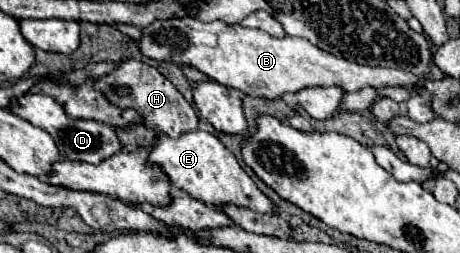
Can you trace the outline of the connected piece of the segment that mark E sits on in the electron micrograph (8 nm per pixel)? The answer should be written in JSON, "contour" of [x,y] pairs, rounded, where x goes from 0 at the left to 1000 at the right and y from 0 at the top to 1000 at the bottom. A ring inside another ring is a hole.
{"contour":[[[402,518],[393,542],[372,549],[346,534],[324,605],[320,652],[341,652],[367,700],[372,731],[411,763],[415,779],[441,794],[446,810],[507,802],[520,818],[541,818],[559,842],[593,842],[593,794],[580,787],[554,731],[554,715],[520,660],[507,605],[450,518]]]}

